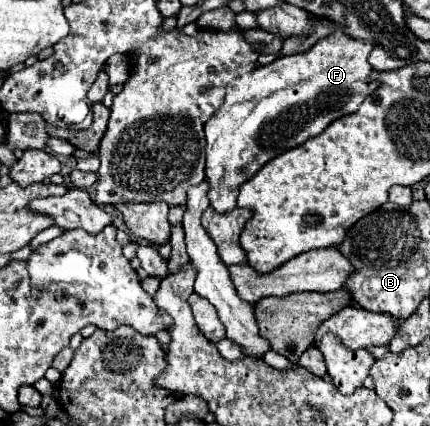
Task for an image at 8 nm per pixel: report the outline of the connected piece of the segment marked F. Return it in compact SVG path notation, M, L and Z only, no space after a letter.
M332 32L330 36L318 40L308 52L276 58L268 66L258 66L252 74L238 76L230 82L226 98L218 112L206 122L206 182L210 184L208 200L214 212L226 214L236 208L236 196L242 182L252 178L266 162L278 154L304 144L306 140L318 136L330 122L352 114L358 110L362 100L378 88L376 80L370 80L368 74L372 66L368 64L370 42L354 40L346 34Z

